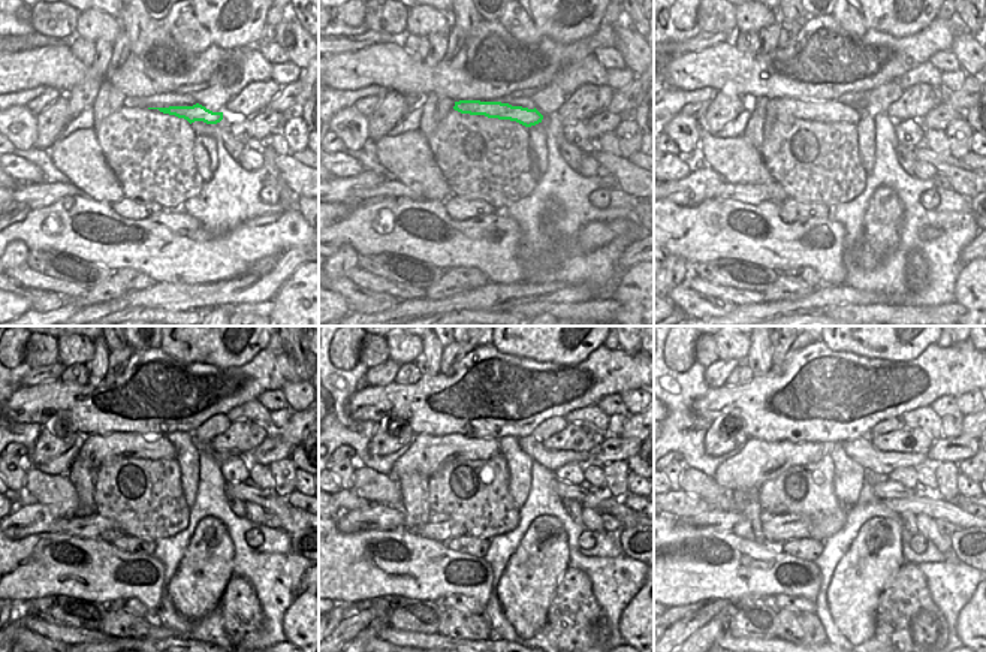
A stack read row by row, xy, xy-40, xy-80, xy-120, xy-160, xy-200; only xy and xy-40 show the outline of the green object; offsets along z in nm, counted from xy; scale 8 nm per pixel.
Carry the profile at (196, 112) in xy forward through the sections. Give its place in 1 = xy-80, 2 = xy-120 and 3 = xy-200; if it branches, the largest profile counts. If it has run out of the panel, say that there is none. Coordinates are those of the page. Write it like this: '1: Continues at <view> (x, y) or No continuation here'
1: Continues at xy-80 (786, 108)
2: Continues at xy-120 (98, 449)
3: Continues at xy-200 (759, 461).

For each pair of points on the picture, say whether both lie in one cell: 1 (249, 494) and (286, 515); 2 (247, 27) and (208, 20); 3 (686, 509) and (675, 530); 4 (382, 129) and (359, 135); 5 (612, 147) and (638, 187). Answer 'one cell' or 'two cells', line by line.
1: one cell
2: one cell
3: two cells
4: two cells
5: two cells

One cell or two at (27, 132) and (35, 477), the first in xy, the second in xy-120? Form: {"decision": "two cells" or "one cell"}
{"decision": "two cells"}

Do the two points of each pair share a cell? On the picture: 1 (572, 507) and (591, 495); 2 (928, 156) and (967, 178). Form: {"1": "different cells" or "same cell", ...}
{"1": "different cells", "2": "same cell"}

